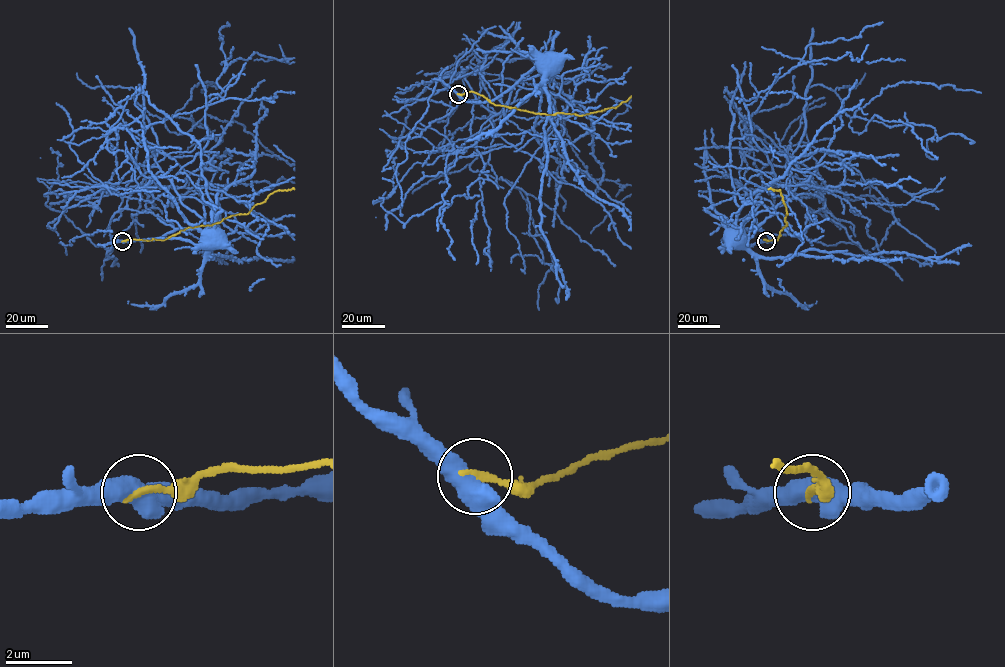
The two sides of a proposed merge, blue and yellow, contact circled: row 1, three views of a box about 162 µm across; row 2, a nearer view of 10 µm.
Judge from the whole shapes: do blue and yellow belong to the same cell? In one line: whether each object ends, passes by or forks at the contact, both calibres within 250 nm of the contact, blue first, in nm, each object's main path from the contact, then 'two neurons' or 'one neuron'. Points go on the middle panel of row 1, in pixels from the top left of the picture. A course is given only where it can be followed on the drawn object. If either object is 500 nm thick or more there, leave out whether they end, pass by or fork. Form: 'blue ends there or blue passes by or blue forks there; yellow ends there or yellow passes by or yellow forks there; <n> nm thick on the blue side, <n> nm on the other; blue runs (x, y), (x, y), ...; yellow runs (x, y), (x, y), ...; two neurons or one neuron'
600 nm thick on the blue side, 240 nm on the other; blue runs (458, 94), (468, 102), (493, 100), (545, 61); yellow runs (458, 94), (475, 92), (495, 105), (536, 113), (578, 115), (616, 107), (631, 96); two neurons

